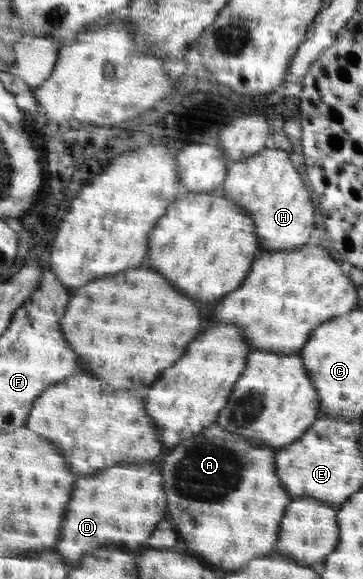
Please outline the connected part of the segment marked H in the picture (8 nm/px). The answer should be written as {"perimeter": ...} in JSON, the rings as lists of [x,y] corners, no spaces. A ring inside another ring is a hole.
{"perimeter":[[[264,148],[250,158],[233,162],[218,190],[252,214],[261,253],[282,252],[307,244],[308,236],[314,230],[314,204],[284,150]]]}

